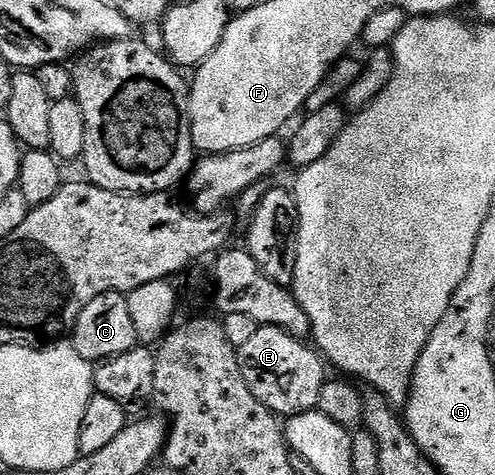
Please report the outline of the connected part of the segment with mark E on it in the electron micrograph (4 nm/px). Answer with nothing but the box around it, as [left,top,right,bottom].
[240,326,328,416]

